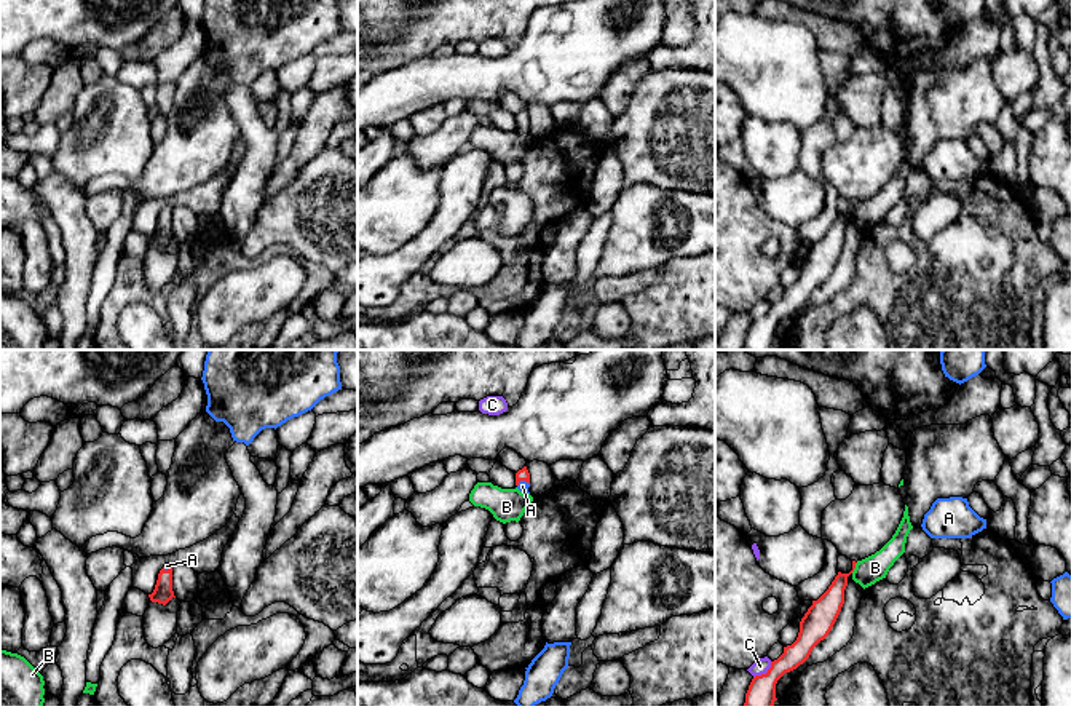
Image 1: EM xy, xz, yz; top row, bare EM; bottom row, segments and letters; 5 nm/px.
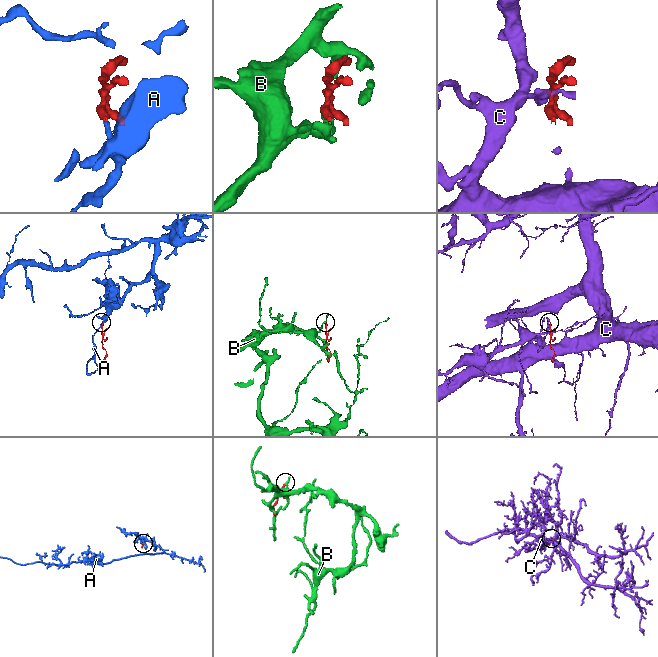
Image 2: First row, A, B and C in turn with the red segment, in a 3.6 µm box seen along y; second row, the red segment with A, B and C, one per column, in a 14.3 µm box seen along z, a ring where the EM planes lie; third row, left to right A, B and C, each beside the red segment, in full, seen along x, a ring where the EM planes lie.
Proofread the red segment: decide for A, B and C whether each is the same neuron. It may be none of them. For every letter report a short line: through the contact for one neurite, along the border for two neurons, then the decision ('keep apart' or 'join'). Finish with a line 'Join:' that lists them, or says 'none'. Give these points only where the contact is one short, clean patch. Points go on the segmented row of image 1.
A: line xz (522, 475), (524, 479), (522, 486); join
B: keep apart
C: line yz (771, 662), (765, 673), (754, 678); keep apart
Join: A

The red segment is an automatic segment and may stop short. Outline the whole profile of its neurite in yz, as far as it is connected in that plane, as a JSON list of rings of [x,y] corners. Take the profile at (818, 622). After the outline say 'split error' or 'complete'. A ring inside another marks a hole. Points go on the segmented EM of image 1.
[[[852,561],[852,570],[849,573],[841,573],[838,572],[838,575],[835,577],[835,580],[832,581],[832,585],[828,586],[828,589],[817,599],[812,601],[812,605],[808,609],[808,612],[804,613],[804,617],[800,621],[800,633],[796,641],[792,645],[784,647],[784,653],[771,661],[771,668],[768,669],[766,674],[761,676],[755,676],[749,685],[749,690],[745,693],[745,703],[744,706],[774,706],[776,698],[776,684],[777,680],[785,674],[790,672],[793,669],[796,669],[800,664],[803,664],[812,648],[824,641],[828,633],[832,631],[841,607],[844,604],[844,589],[848,586],[848,577],[854,572],[856,569],[856,561]]] | complete

